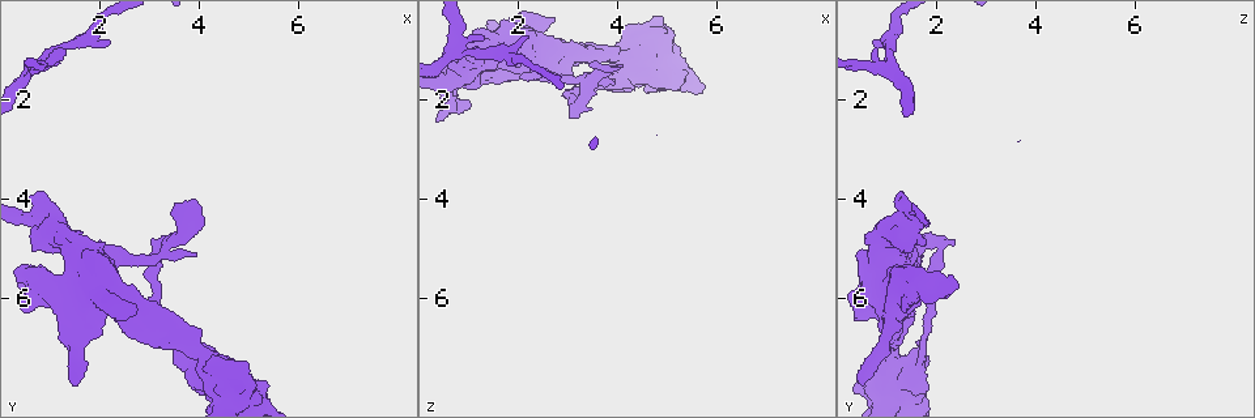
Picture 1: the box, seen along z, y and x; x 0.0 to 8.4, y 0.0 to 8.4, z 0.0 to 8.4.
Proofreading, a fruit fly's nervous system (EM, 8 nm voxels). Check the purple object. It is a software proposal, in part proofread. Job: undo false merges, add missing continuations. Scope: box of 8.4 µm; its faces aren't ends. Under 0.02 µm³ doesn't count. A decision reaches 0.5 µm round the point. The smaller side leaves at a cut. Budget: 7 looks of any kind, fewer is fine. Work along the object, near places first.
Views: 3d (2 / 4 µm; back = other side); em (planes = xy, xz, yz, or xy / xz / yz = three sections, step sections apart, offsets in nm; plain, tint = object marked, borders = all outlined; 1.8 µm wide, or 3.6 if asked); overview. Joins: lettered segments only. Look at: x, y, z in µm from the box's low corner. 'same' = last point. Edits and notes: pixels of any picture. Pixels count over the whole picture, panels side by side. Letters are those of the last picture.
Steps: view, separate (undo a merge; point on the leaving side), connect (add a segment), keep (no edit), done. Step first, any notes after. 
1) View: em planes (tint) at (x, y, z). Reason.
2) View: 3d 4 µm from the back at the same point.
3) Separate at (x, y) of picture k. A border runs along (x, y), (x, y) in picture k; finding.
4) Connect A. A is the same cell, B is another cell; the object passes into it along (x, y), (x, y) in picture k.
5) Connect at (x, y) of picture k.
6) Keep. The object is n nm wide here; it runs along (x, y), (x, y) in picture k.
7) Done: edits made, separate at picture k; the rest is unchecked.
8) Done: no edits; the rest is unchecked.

View: em 3.6 µm xz step 4 (plain) at (1.55, 6.65, 1.05). Calibre changes.

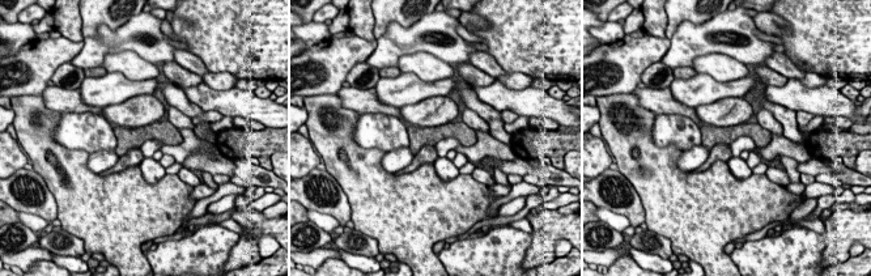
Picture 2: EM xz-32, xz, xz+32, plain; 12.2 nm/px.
View: em 3.6 µm xz step 4 (borders) at the same point.

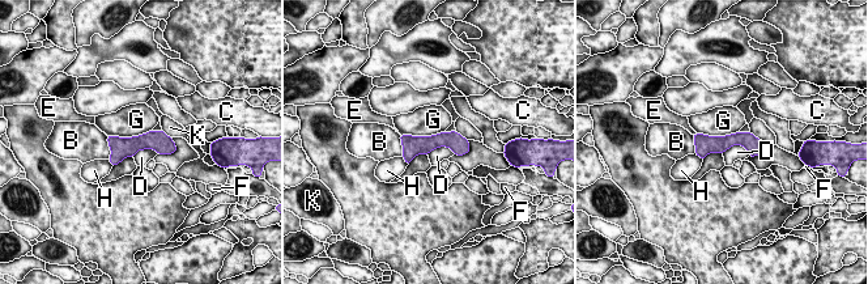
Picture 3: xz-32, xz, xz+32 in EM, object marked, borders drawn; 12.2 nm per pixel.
Keep. B, C, D, E, F, G, H and K are other cells; it runs along (110, 139), (173, 148) in picture 3; all the same neuron.

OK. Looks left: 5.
View: em xy step 8 (borders) at (3.35, 5.00, 1.60). Touches itself.

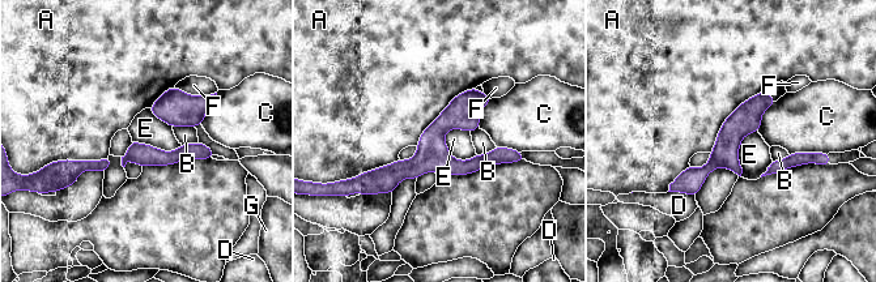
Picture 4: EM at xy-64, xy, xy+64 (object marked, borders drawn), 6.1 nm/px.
Keep. A, B, C, D, E, F and G are other cells; a border runs along (443, 135), (454, 157), (476, 154) in picture 4; all the same neuron.

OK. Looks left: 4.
View: em 3.6 µm planes (tint) at (4.25, 7.25, 1.20).

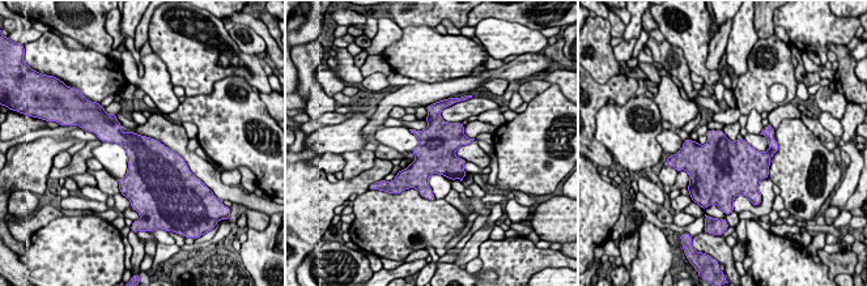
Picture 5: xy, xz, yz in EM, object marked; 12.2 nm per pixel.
View: em 3.6 µm planes (borders) at the same point. See the neighbours.

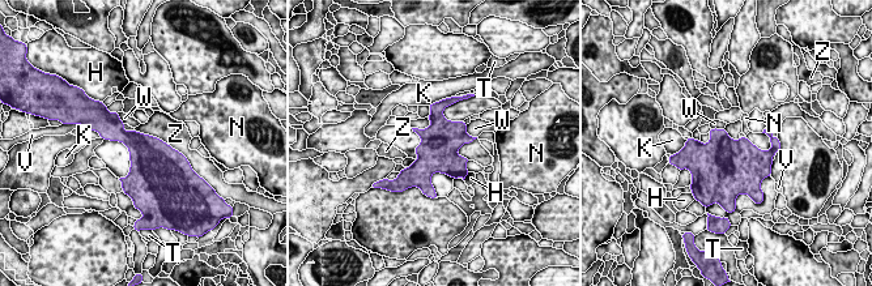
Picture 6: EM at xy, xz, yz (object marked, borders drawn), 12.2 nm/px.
Keep. H, K, N, T, V, W and Z are other cells; a border runs along (135, 129), (161, 139), (186, 156) in picture 6; one neuron here.

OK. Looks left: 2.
Done: no edits; the rest is unchecked.

